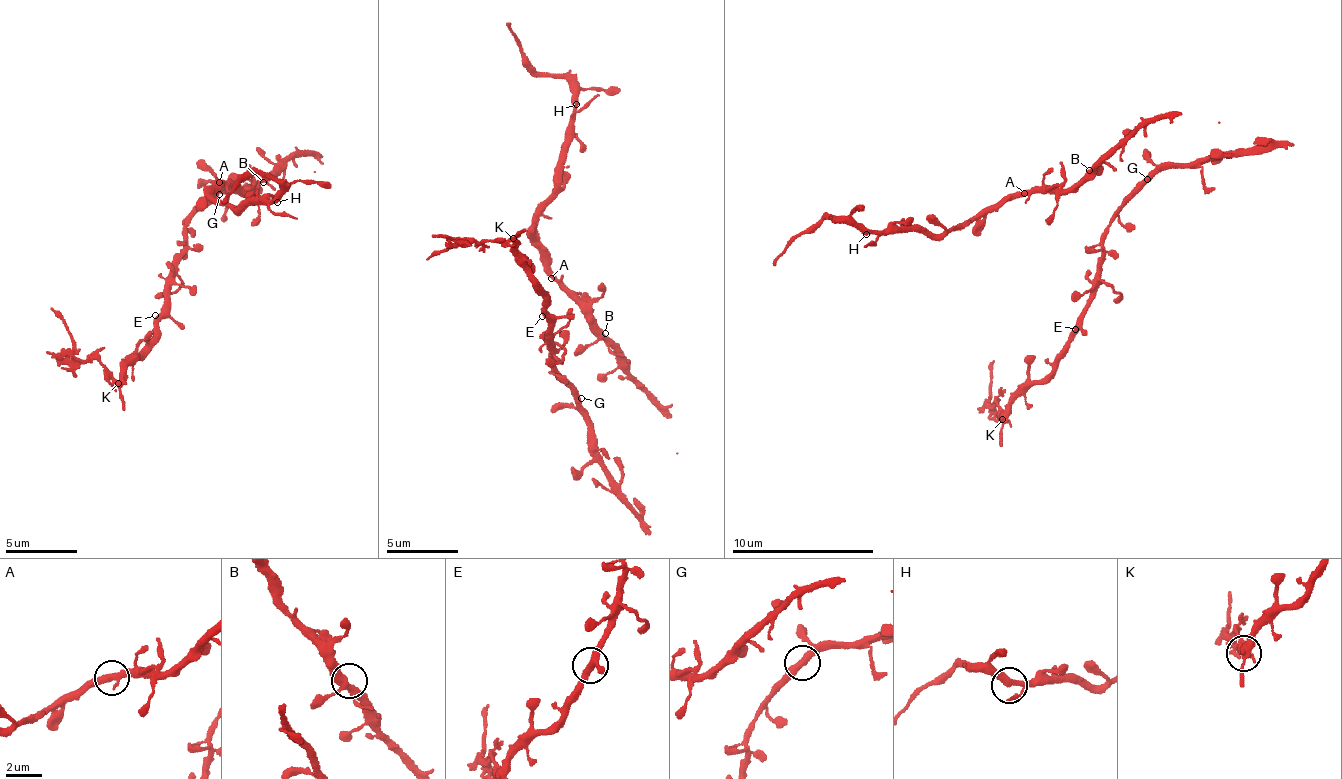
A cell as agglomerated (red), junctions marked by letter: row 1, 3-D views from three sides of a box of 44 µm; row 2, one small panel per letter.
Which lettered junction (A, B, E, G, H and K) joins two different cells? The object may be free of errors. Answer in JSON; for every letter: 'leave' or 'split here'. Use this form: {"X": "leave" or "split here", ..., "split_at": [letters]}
{"A": "leave", "B": "leave", "E": "leave", "G": "leave", "H": "leave", "K": "split here", "split_at": ["K"]}

